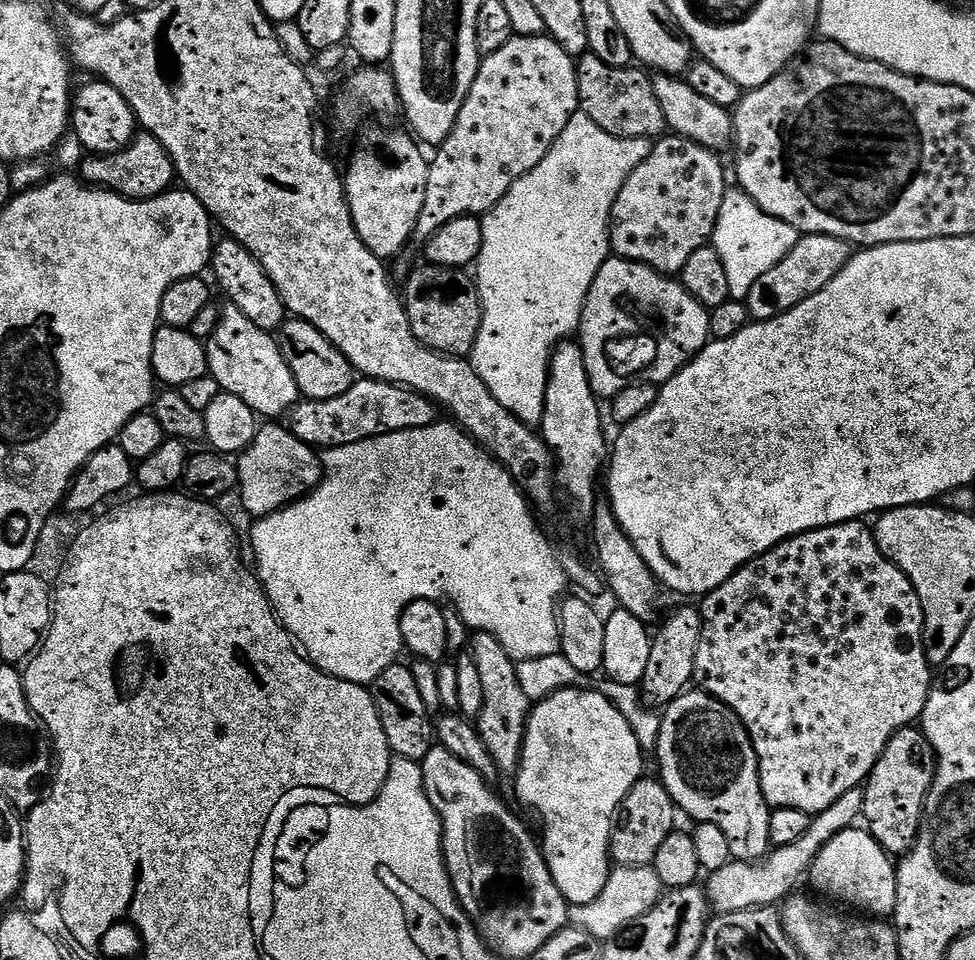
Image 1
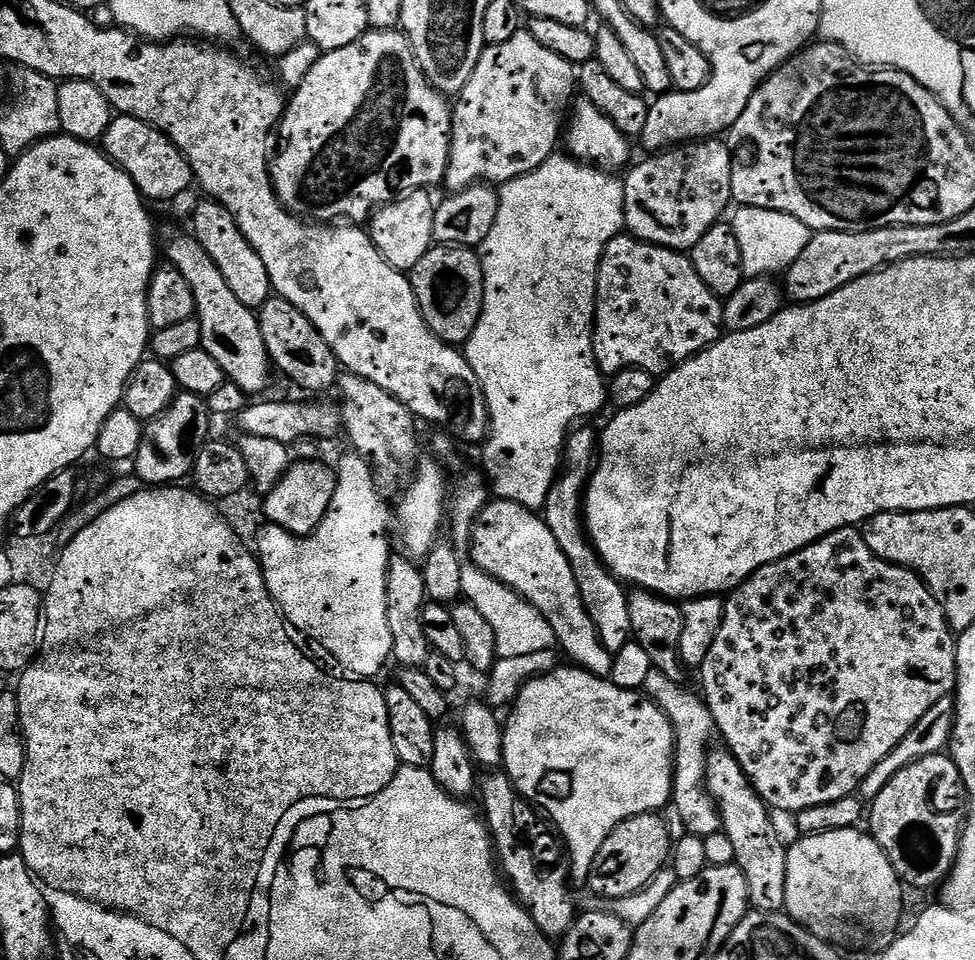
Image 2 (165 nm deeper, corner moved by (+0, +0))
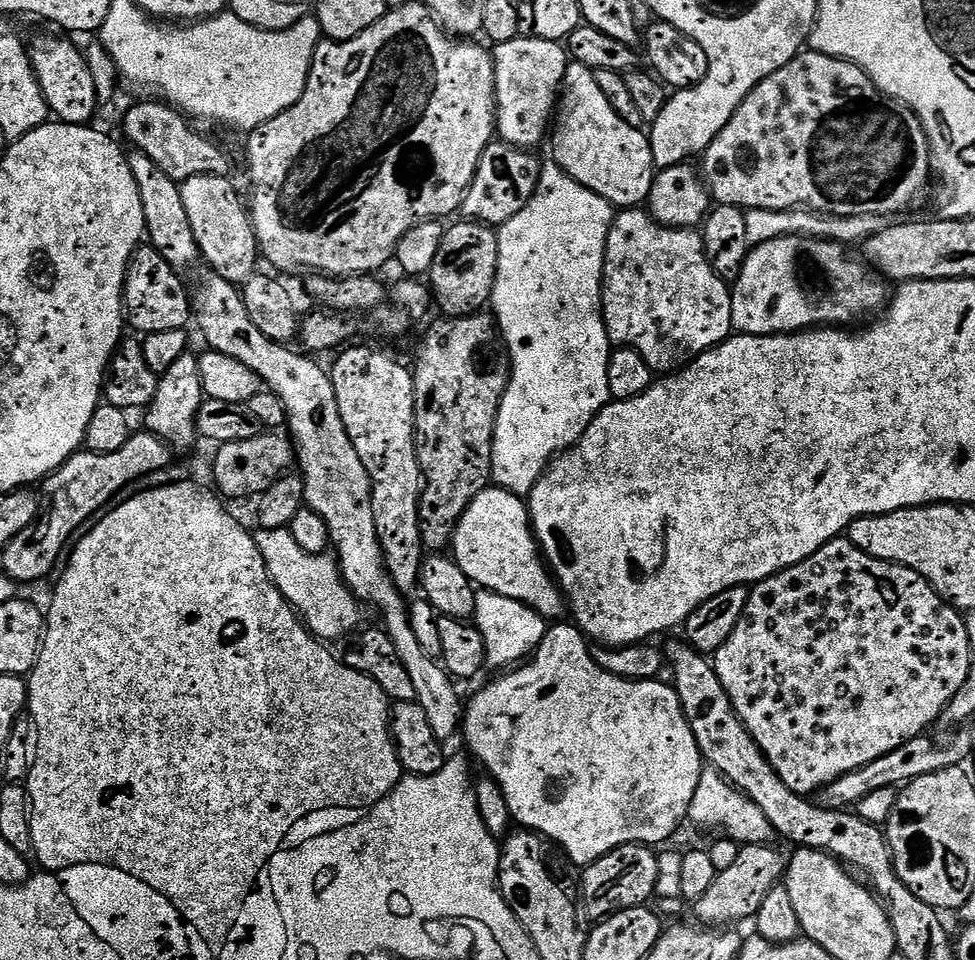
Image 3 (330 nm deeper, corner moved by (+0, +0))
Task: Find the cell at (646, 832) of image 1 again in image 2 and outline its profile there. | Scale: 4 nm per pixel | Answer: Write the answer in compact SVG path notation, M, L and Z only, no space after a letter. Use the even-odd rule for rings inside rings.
M647 812L626 818L626 822L619 824L610 838L602 842L602 850L598 850L598 858L594 858L586 881L586 887L594 895L605 896L608 902L626 898L642 891L666 868L672 854L674 836L668 833L668 824L662 817L655 812Z

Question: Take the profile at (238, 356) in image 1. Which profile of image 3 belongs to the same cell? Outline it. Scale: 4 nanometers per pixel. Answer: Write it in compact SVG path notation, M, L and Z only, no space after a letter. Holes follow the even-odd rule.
M132 150L127 153L127 157L130 174L134 174L136 196L142 198L142 214L144 215L144 231L147 243L156 248L158 254L162 254L162 258L166 258L166 262L170 262L172 268L185 270L184 268L194 267L196 260L198 264L201 259L200 247L198 242L194 242L194 230L190 230L190 217L187 216L186 206L182 202L180 184L174 178L168 177L155 162L150 162L150 158L146 158L146 154Z

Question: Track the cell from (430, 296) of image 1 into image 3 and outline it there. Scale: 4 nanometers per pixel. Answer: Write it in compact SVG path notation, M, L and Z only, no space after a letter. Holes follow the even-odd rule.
M463 222L445 227L442 246L438 246L438 255L434 258L434 266L429 270L426 280L430 285L430 291L438 309L441 308L445 317L475 316L481 310L489 307L496 271L498 270L498 235L489 225L479 222Z

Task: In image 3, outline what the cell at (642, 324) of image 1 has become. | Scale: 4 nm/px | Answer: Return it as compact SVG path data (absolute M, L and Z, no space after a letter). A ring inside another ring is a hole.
M628 207L615 213L610 234L606 238L606 254L604 255L604 283L602 285L602 311L604 314L604 325L608 331L608 339L613 345L621 348L633 348L652 367L653 373L668 374L673 370L688 367L712 348L717 348L720 343L733 335L732 326L732 294L729 285L710 266L710 262L704 253L704 238L699 231L690 228L667 228L652 217L652 213L643 207Z

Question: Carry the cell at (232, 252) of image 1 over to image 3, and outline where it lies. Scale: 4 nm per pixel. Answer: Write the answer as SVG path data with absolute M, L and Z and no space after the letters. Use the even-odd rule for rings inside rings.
M202 174L180 184L182 202L190 217L190 230L198 242L203 263L208 263L215 275L226 282L243 286L257 271L256 260L261 259L260 245L256 243L256 228L246 207L246 200L231 184L228 176Z

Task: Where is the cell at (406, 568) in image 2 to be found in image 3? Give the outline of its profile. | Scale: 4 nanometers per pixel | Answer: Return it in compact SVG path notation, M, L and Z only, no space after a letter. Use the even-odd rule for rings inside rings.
M345 347L339 353L341 356L337 358L336 365L330 368L332 385L334 386L334 398L338 398L338 414L342 414L342 426L346 426L346 434L350 434L350 442L354 442L354 450L358 450L358 458L362 458L362 466L366 466L366 474L370 474L374 530L378 534L378 542L384 555L384 568L387 570L396 589L402 594L409 594L408 592L417 591L420 583L420 569L423 568L426 559L426 549L422 542L422 534L420 533L420 495L424 493L424 472L420 469L418 454L416 453L416 411L414 410L416 387L412 381L413 373L409 369L407 372L394 357L387 356L384 352L375 352L372 348L352 347Z

